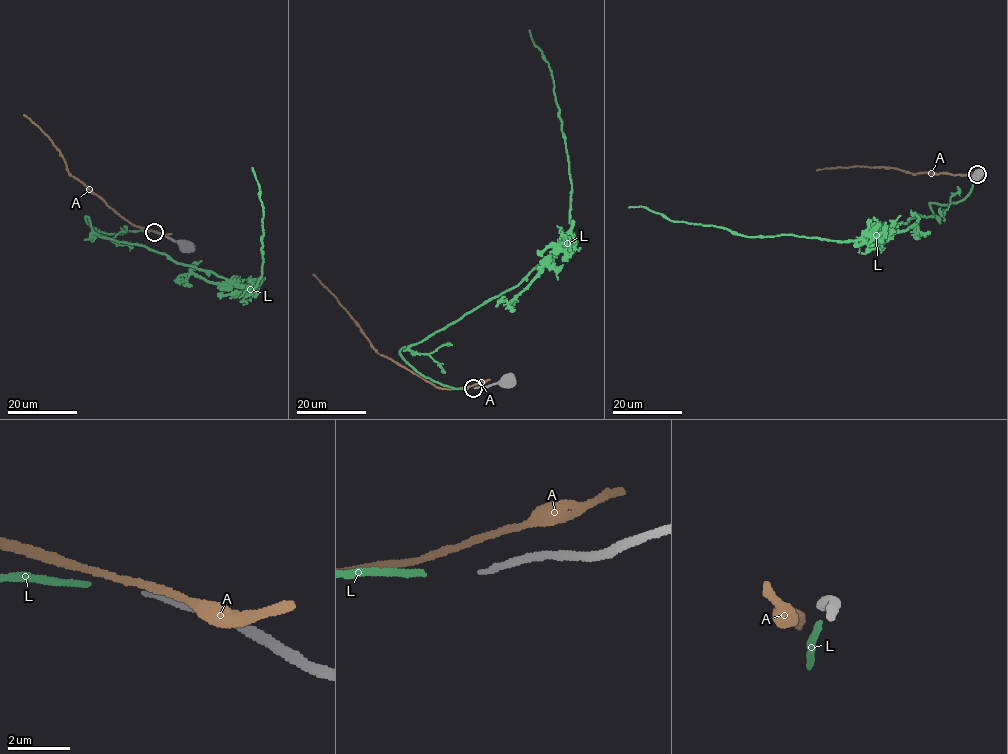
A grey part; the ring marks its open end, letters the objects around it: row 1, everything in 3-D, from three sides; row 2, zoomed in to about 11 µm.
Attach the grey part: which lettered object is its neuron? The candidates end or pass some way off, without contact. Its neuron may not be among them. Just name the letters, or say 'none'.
none

